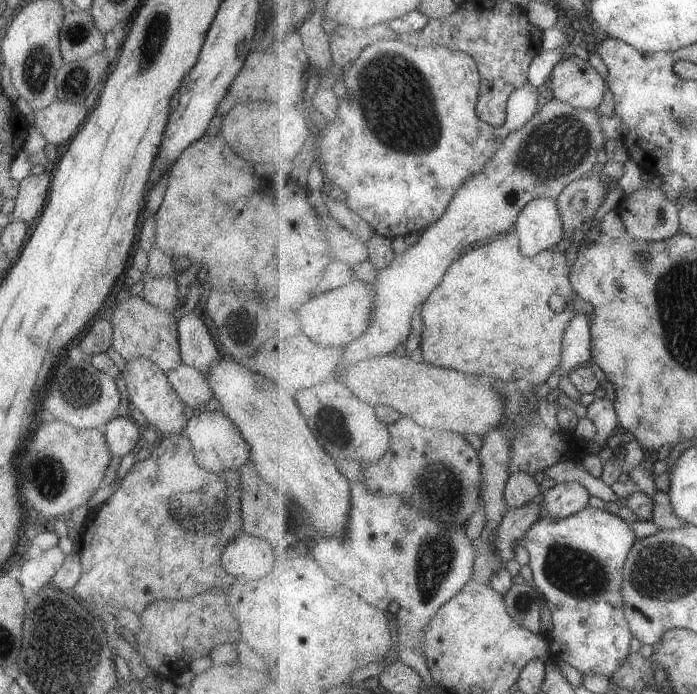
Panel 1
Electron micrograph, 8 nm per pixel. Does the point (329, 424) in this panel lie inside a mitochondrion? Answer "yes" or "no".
yes

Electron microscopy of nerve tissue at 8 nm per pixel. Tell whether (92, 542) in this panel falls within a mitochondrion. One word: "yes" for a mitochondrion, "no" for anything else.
no

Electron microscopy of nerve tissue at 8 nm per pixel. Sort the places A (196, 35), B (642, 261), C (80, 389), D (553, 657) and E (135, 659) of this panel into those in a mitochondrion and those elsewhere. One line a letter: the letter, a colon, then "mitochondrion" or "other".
A: other
B: mitochondrion
C: mitochondrion
D: other
E: other

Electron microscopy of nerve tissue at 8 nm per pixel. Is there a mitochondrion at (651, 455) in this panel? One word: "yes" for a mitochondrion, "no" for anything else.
no

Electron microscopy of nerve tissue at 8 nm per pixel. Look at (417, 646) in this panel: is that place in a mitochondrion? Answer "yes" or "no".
no

